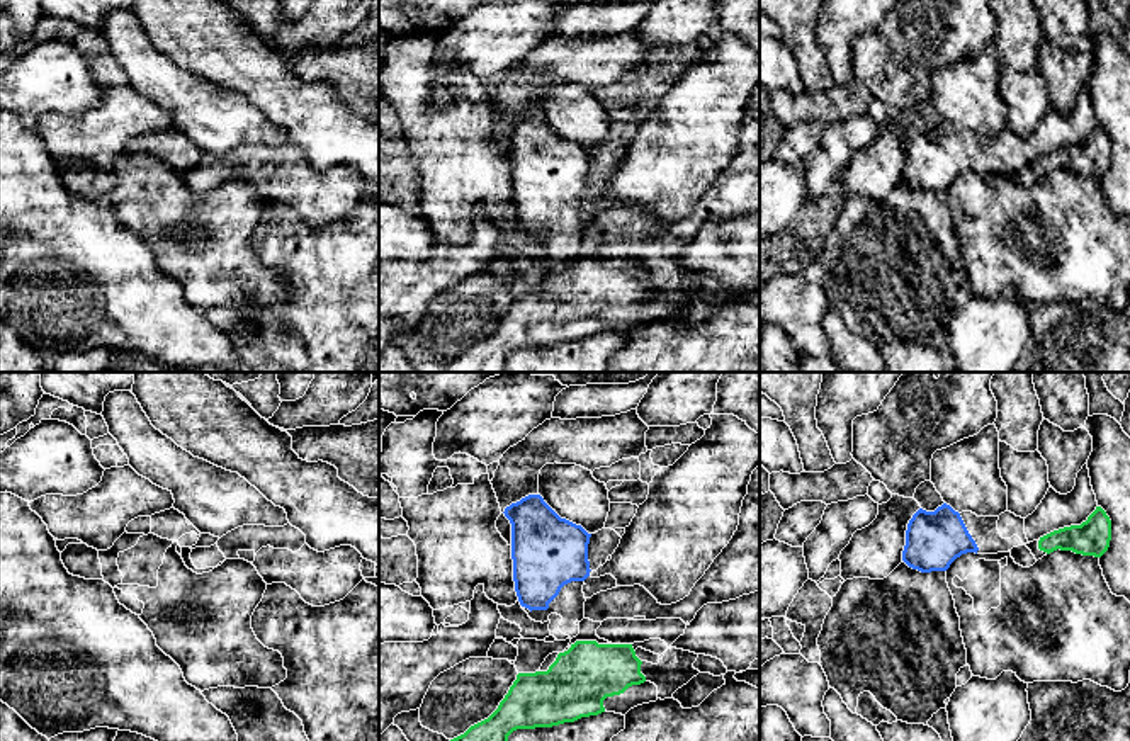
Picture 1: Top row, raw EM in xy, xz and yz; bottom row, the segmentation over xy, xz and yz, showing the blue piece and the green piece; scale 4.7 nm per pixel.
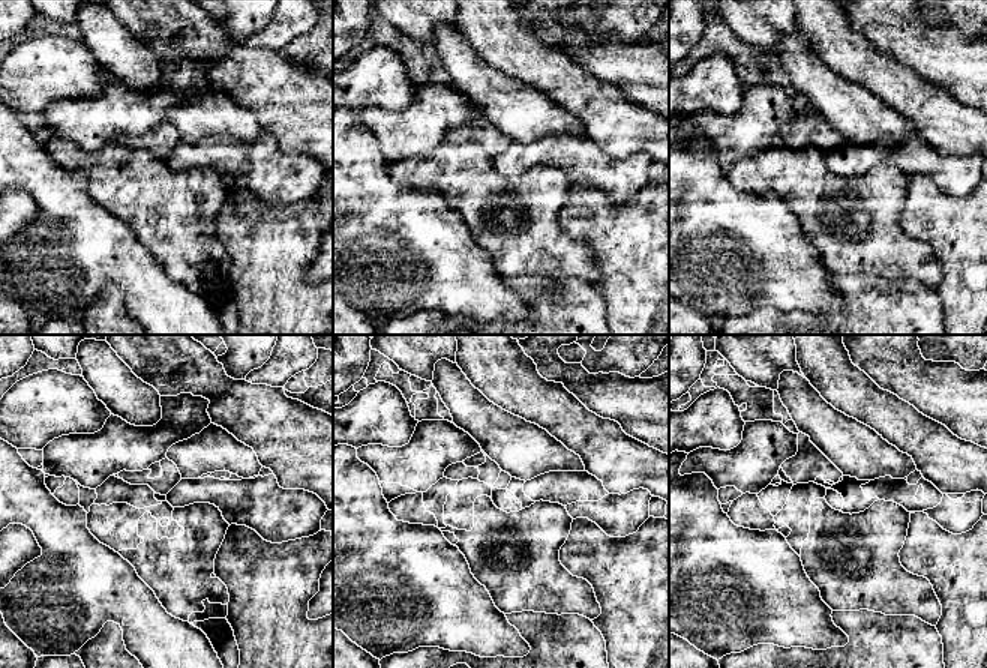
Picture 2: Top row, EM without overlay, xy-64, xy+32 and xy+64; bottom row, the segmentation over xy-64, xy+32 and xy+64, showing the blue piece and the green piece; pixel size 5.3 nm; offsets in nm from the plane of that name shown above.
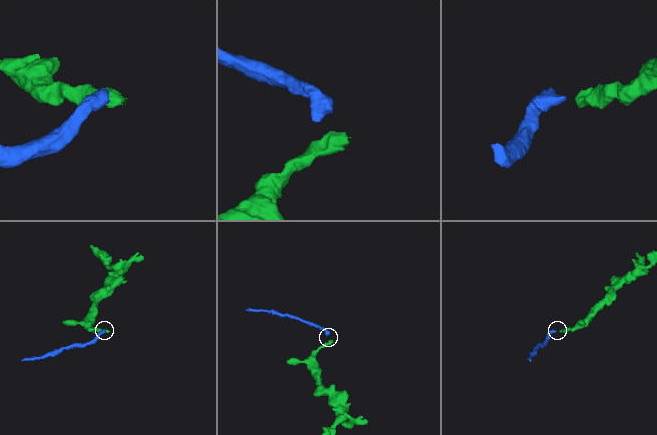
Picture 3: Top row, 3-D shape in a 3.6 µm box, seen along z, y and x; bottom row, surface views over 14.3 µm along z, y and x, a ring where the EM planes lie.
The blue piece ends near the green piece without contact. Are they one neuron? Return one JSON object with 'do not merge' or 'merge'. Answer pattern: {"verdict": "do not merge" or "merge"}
{"verdict": "do not merge"}

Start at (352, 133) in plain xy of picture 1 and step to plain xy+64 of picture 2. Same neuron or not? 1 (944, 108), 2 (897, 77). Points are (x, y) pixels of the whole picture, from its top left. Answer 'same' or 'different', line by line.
1: same
2: same

